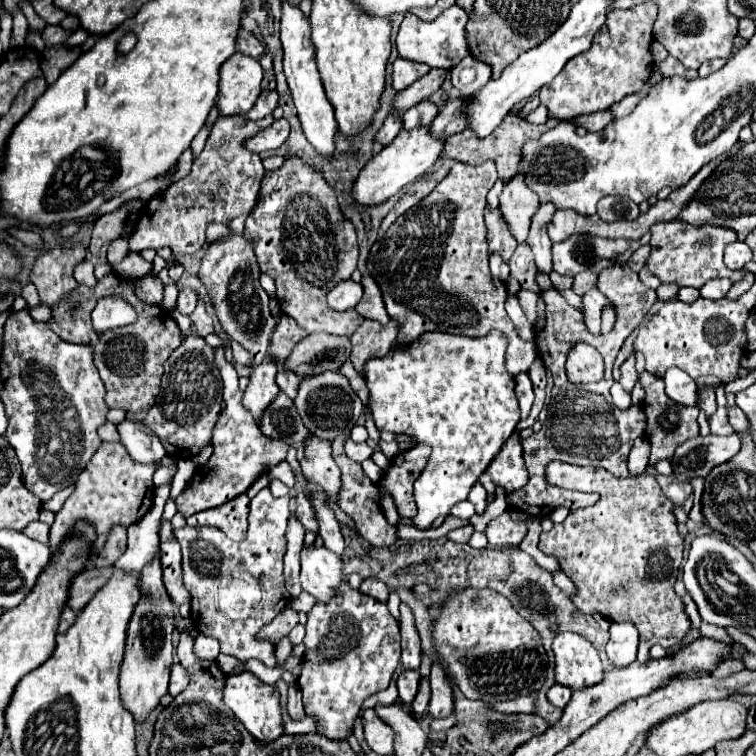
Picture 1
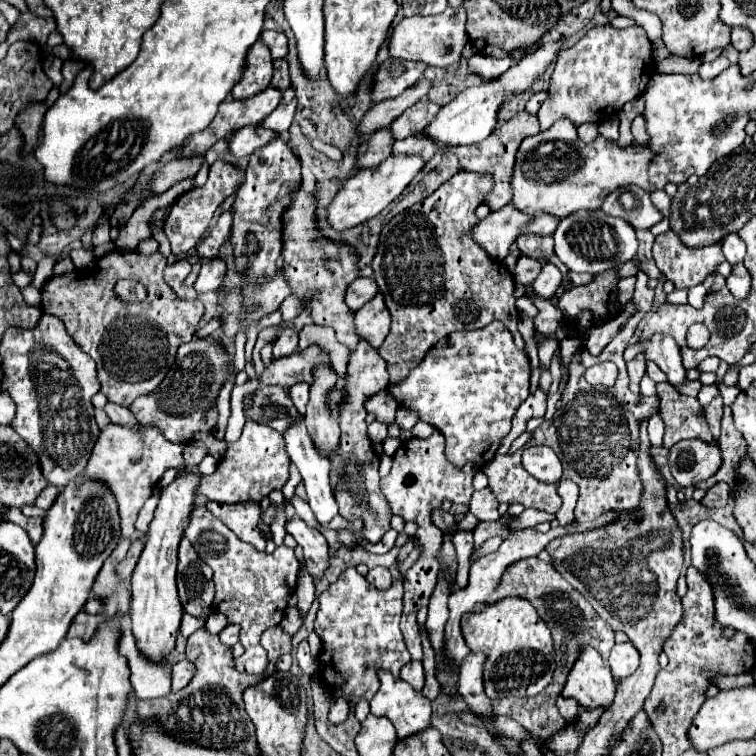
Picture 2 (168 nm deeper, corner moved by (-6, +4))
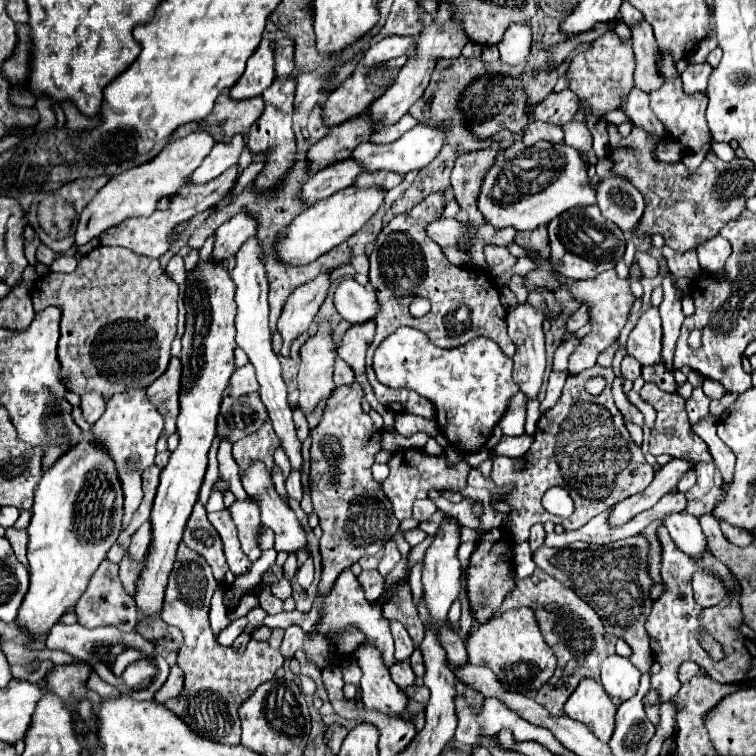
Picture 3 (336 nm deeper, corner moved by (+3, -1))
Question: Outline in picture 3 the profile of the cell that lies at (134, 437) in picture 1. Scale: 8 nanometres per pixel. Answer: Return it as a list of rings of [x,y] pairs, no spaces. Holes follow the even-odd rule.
[[[89,392],[89,394],[81,396],[81,410],[83,410],[85,420],[89,424],[95,424],[99,420],[99,416],[105,412],[105,400],[97,392]]]

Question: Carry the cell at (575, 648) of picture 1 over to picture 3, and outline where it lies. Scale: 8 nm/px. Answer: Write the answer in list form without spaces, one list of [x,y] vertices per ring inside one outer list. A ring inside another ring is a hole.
[[[583,678],[563,706],[565,714],[583,722],[601,742],[609,742],[615,728],[617,704],[593,678]]]

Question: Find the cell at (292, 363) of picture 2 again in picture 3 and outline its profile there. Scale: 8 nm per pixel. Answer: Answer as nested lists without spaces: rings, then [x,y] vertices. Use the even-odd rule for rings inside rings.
[[[245,364],[243,368],[237,368],[231,376],[231,396],[241,396],[249,392],[257,392],[259,382],[255,378],[255,368],[251,364]]]

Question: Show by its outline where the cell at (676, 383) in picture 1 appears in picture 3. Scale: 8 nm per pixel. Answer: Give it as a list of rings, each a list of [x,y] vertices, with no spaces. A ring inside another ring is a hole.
[[[649,308],[647,312],[641,314],[637,326],[629,334],[627,340],[627,356],[633,356],[639,360],[641,366],[655,366],[661,364],[661,320],[659,320],[659,310]]]

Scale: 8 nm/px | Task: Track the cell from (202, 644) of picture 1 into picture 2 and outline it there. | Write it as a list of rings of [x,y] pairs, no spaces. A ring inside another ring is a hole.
[[[228,625],[222,633],[220,633],[220,641],[224,645],[236,645],[238,643],[238,635],[240,635],[240,627],[238,625]]]

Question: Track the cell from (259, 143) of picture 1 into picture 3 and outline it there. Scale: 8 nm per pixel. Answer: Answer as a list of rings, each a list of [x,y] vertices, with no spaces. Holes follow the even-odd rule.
[[[237,134],[229,144],[215,144],[213,150],[209,152],[209,156],[203,160],[203,164],[193,172],[191,182],[205,184],[205,182],[217,178],[219,174],[223,174],[227,168],[235,166],[241,156],[243,144],[245,144],[243,134]]]

